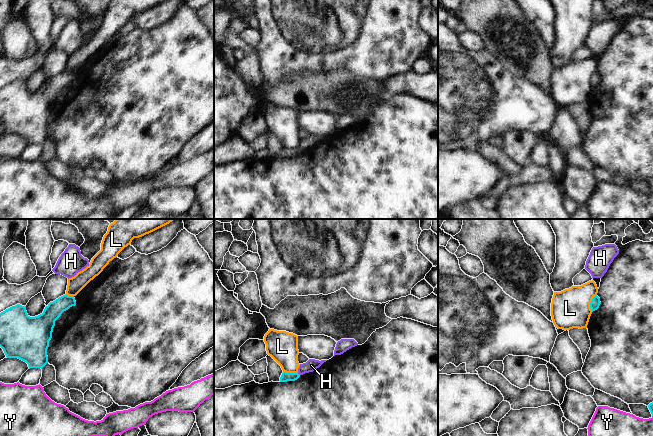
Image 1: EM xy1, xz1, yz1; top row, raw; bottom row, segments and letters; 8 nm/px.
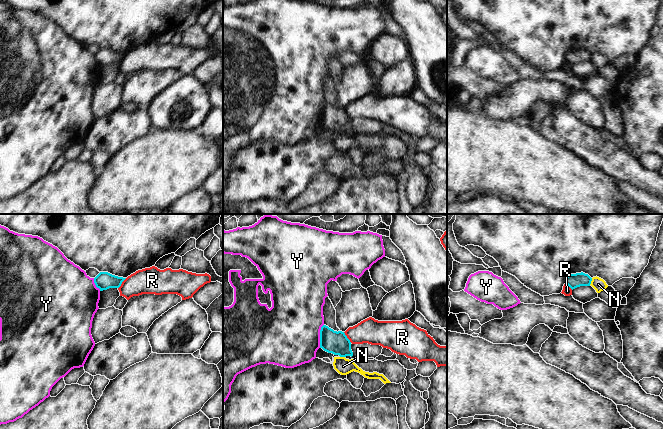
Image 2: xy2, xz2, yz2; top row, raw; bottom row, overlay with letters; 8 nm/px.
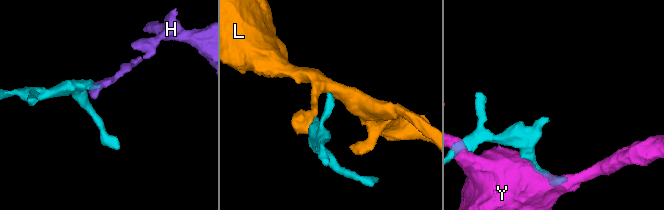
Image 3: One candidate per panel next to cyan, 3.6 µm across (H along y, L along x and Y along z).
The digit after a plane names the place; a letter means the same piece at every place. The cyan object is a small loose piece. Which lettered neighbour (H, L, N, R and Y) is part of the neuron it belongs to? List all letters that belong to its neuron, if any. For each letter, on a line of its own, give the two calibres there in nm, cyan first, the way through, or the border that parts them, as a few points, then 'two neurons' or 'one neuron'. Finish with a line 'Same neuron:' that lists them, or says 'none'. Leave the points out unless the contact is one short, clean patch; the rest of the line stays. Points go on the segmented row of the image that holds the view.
H: 70/100 nm | across xz1 (285, 377), (299, 374), (311, 365) | one neuron
L: 80/320 nm | along yz1 (596, 294), (590, 303), (591, 311) | two neurons
N: 110/100 nm | along yz2 (592, 278), (589, 284) | two neurons
R: 190/200 nm | along xz2 (343, 332), (351, 342) | two neurons
Y: 190/500 nm | two neurons
Same neuron: H

